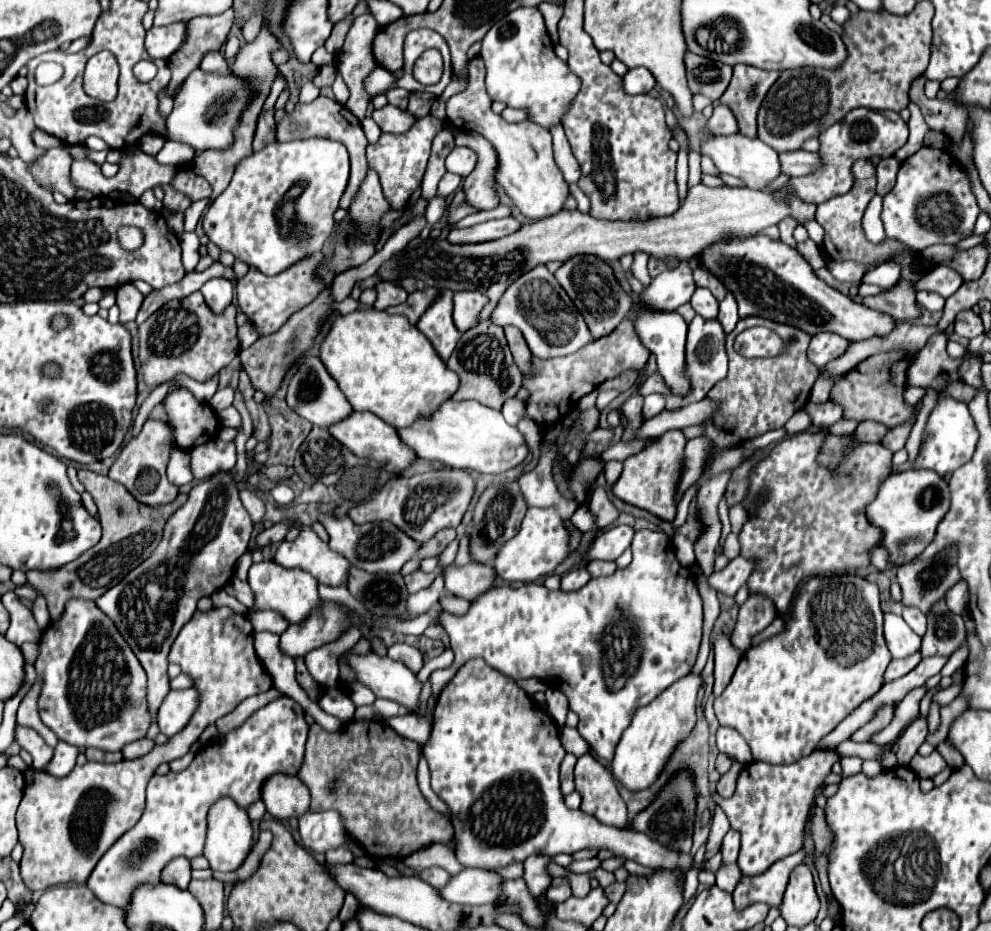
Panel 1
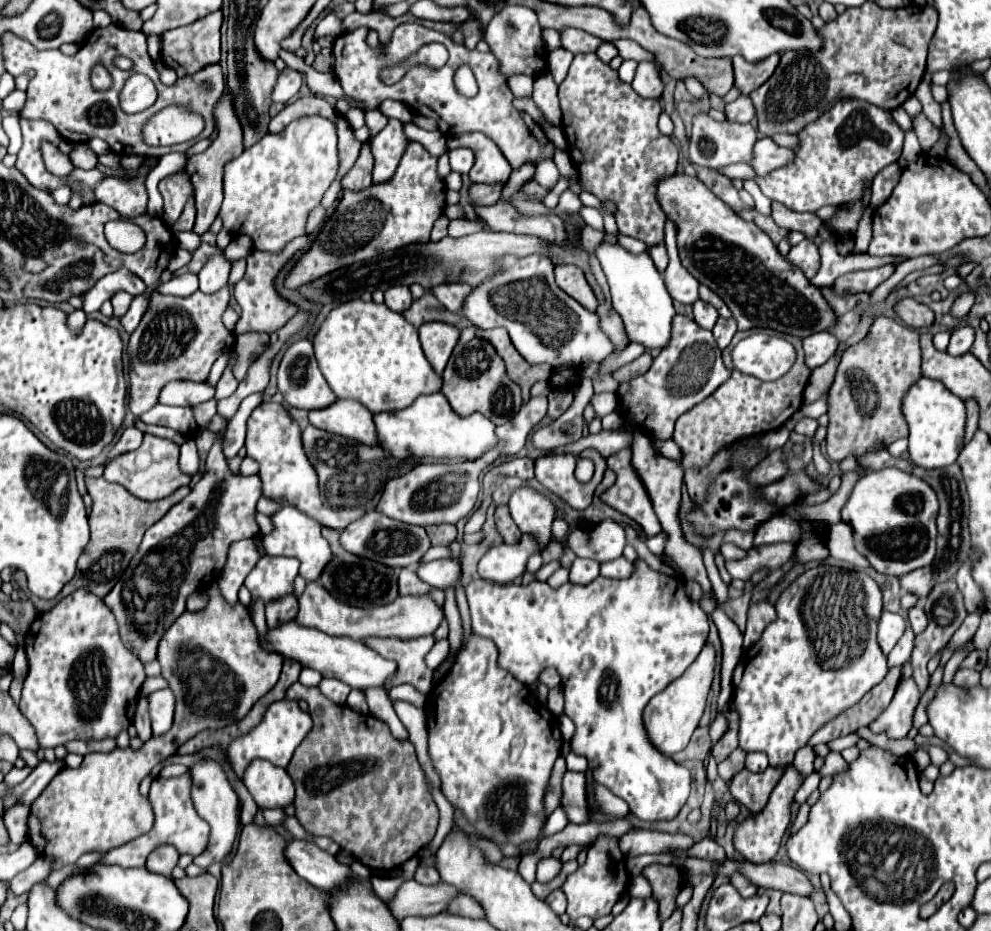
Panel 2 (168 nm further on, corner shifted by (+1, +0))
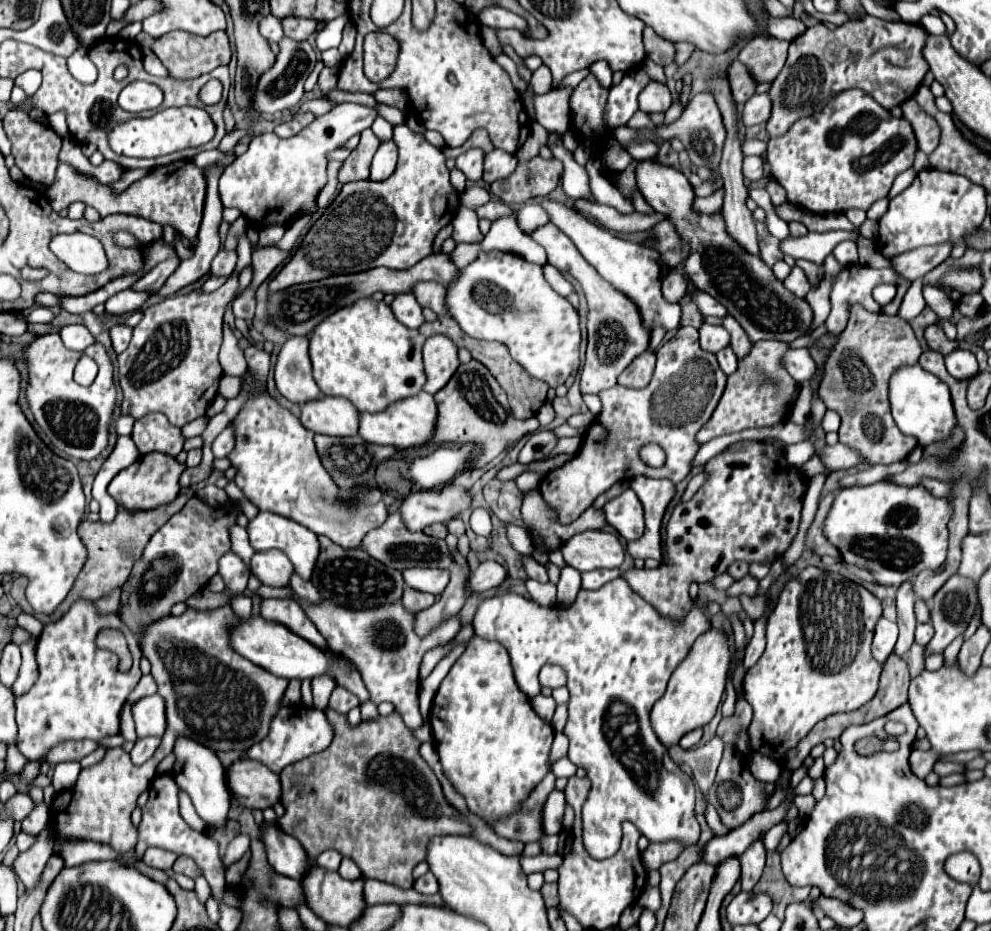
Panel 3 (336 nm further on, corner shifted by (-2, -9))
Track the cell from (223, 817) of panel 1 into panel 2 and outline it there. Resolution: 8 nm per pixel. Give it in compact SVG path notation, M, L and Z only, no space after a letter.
M203 757L193 767L189 767L189 775L191 775L191 799L193 799L193 805L195 805L197 813L199 813L199 817L203 821L207 821L209 827L211 827L209 847L207 847L207 851L203 855L195 857L193 863L199 865L199 867L207 868L211 863L223 861L223 857L227 857L231 853L233 841L237 839L237 833L239 833L237 793L233 791L231 783L227 781L227 775L225 775L223 767L217 761L209 759L209 757Z

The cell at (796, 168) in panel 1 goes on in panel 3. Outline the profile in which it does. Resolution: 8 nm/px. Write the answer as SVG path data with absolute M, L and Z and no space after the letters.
M746 156L744 158L744 178L748 180L758 180L764 176L764 160L762 156Z

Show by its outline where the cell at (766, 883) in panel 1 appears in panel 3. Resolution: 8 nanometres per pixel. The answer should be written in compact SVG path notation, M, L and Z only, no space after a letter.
M764 842L752 844L738 860L740 860L740 866L742 866L742 876L740 876L742 890L752 892L752 888L760 880L765 867L766 848Z

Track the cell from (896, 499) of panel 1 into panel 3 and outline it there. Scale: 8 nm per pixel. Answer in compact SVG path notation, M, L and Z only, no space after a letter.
M886 480L844 488L832 502L832 508L826 518L824 534L830 544L834 544L848 564L866 568L874 580L882 586L900 586L906 580L912 580L922 570L938 570L946 560L948 546L948 518L952 506L942 498L936 498L922 486L898 486Z

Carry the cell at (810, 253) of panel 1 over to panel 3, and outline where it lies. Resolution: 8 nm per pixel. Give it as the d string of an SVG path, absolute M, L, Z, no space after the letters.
M798 266L792 268L792 272L790 272L788 278L784 280L784 286L786 286L790 292L794 292L796 296L800 296L800 298L804 298L804 296L808 294L808 290L810 290L810 282L808 282L804 270L800 270Z

